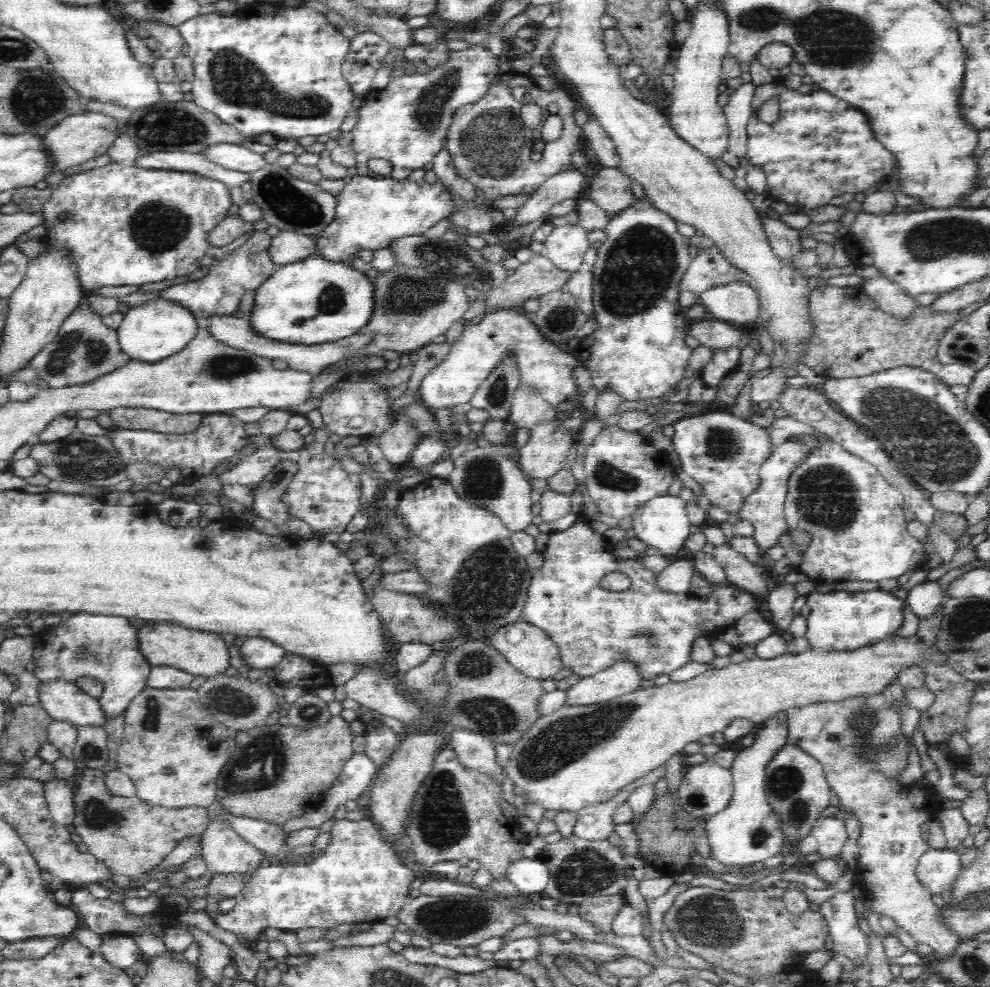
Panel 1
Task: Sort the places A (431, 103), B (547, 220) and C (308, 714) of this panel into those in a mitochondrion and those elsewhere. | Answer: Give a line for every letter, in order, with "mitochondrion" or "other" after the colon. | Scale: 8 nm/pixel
A: mitochondrion
B: other
C: mitochondrion

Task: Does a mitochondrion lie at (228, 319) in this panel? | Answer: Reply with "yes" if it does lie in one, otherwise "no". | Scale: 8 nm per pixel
no

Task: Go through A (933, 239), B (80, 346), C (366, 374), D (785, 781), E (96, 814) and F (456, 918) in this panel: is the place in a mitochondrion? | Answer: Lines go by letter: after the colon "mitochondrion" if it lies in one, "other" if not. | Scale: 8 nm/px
A: mitochondrion
B: mitochondrion
C: other
D: mitochondrion
E: mitochondrion
F: mitochondrion

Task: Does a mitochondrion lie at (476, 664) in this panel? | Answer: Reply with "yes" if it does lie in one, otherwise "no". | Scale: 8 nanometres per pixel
yes

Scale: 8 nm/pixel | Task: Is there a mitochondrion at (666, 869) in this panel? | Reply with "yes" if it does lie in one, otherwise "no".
no

